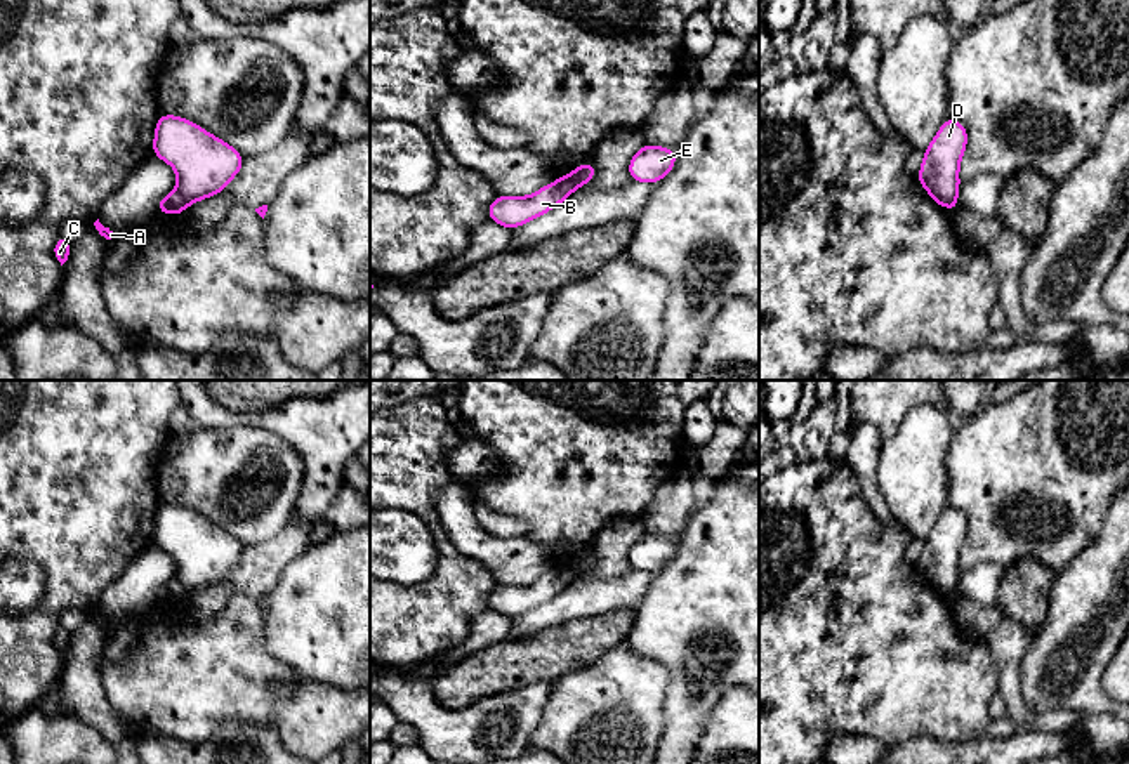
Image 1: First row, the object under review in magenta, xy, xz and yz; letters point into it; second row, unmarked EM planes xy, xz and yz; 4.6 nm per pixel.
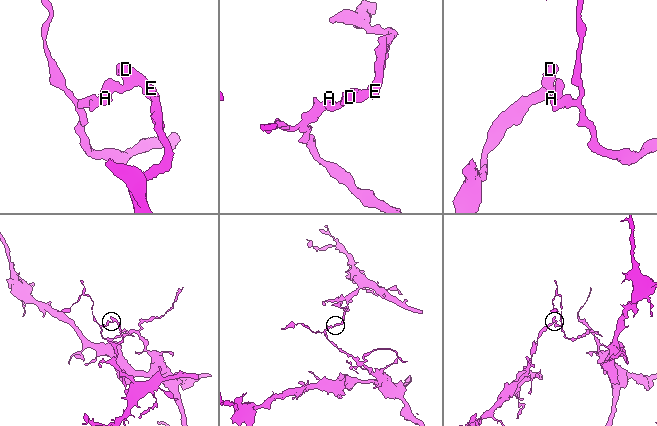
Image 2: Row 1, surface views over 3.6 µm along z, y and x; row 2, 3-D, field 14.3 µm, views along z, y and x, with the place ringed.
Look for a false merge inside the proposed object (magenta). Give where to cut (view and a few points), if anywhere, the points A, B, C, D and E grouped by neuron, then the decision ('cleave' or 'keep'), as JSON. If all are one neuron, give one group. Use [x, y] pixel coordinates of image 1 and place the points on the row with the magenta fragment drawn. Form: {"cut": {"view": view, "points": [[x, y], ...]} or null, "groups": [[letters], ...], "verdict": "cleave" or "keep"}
{"cut": {"view": "xy", "points": [[176, 188], [186, 205]]}, "groups": [["A", "B", "C"], ["D", "E"]], "verdict": "cleave"}

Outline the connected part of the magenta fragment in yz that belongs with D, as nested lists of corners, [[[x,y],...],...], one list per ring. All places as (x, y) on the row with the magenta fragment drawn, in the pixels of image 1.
[[[948,116],[924,151],[924,161],[915,179],[943,208],[948,208],[957,198],[961,188],[959,165],[966,144],[967,130],[964,123]]]

